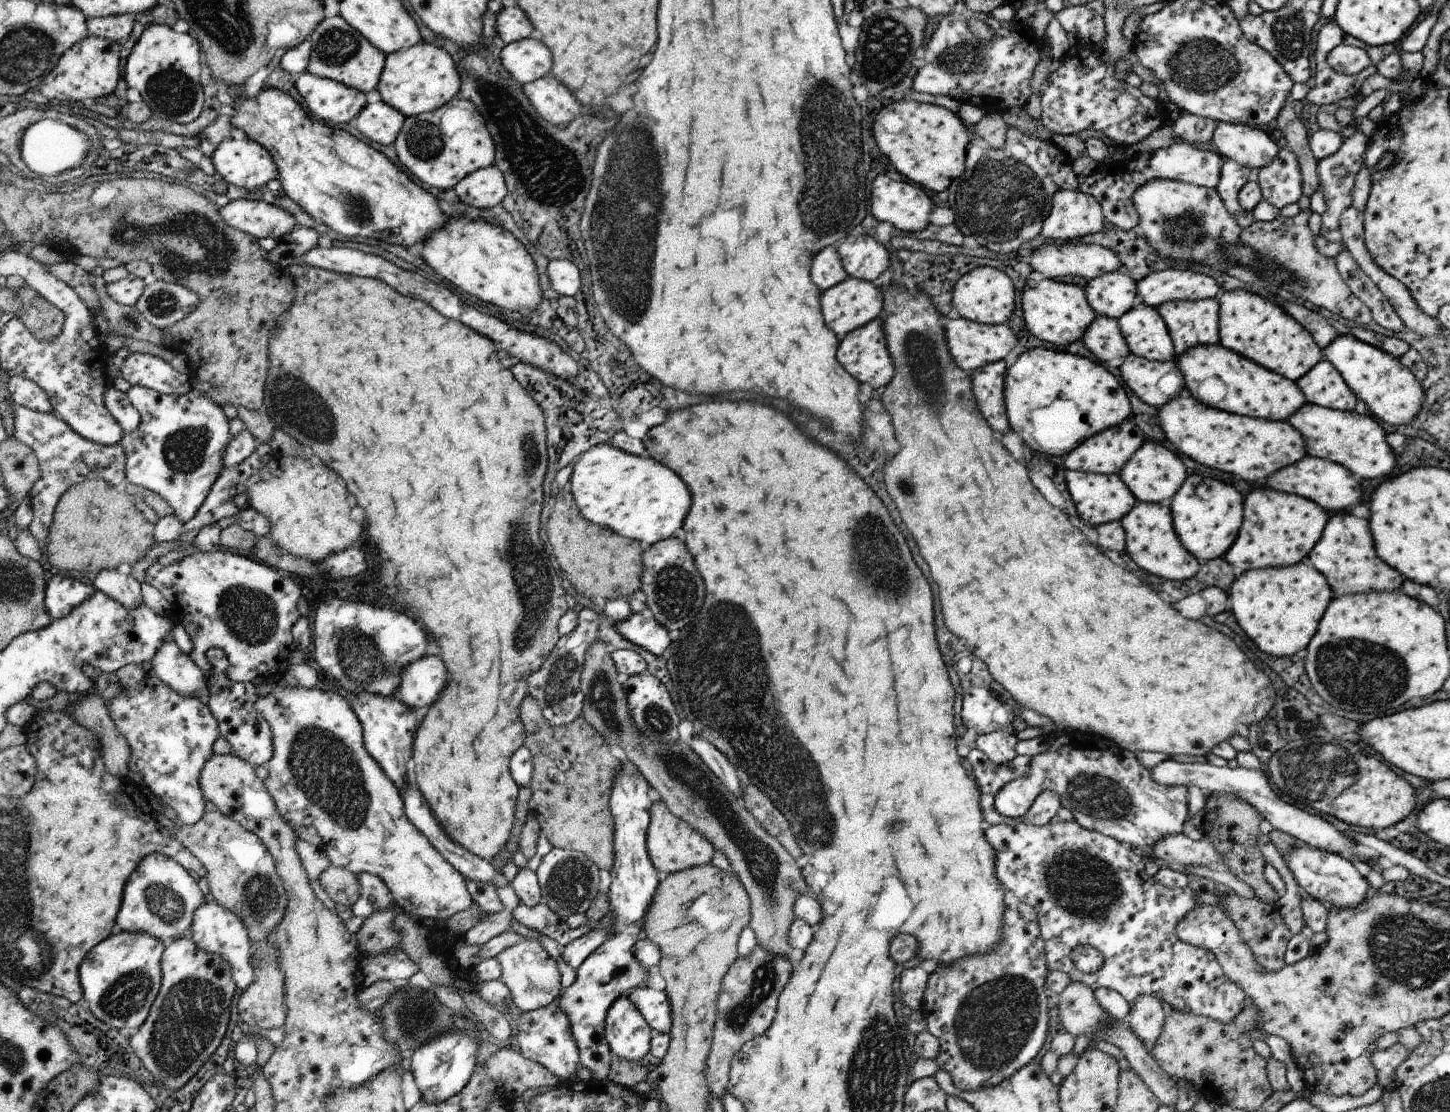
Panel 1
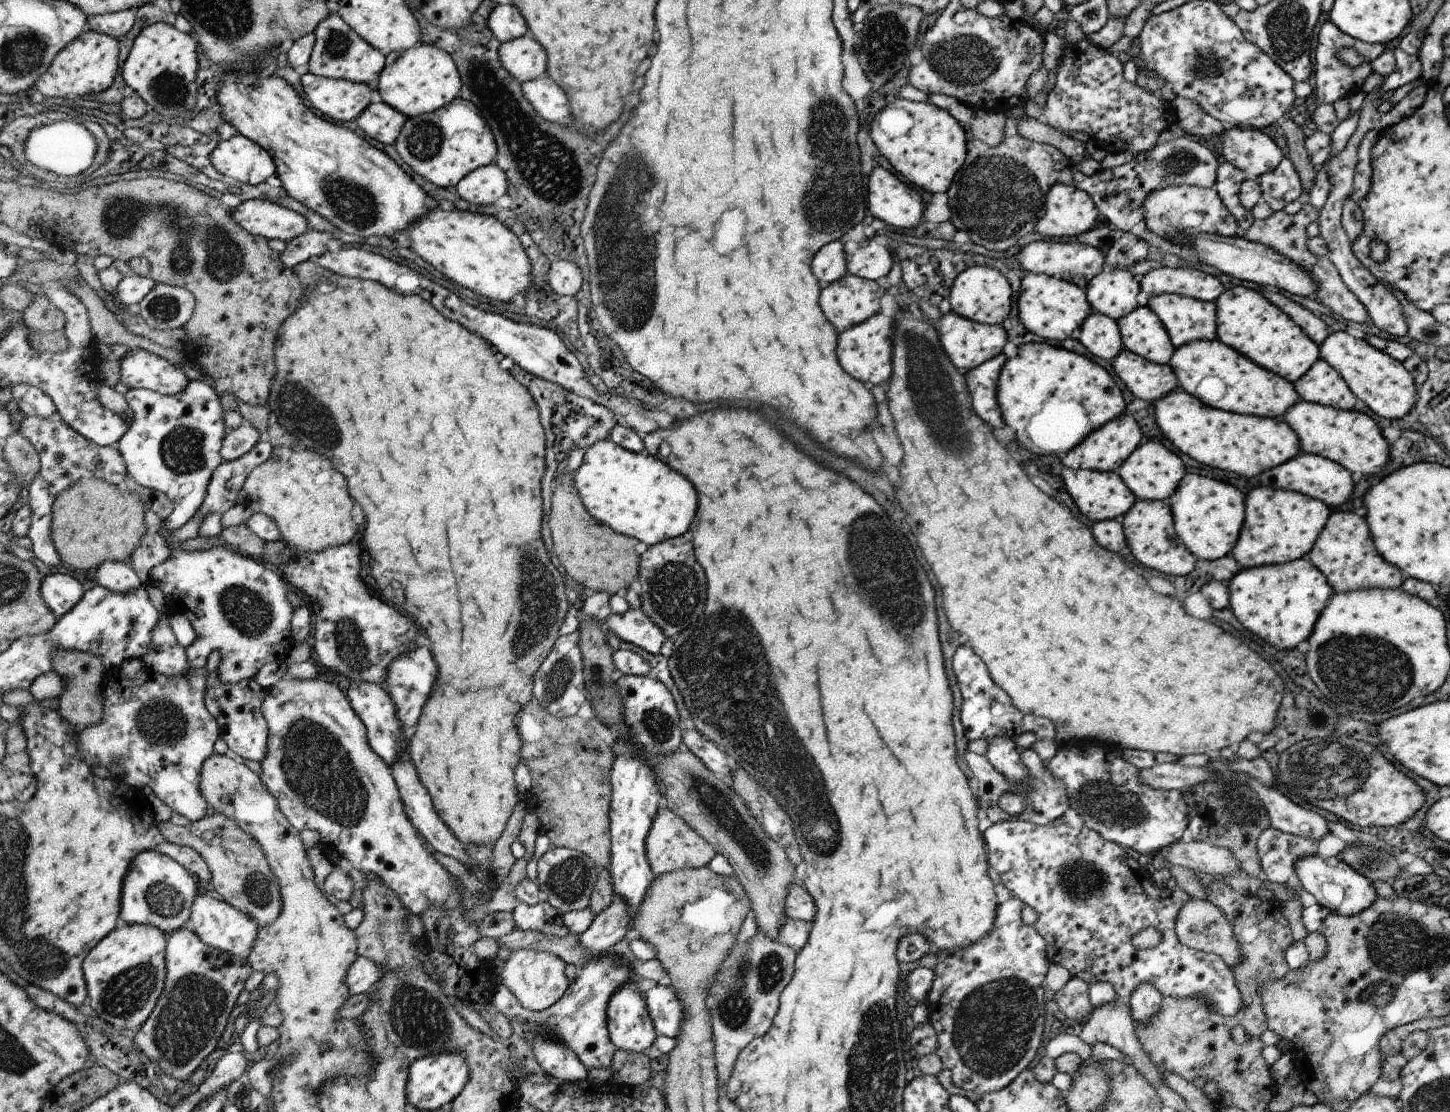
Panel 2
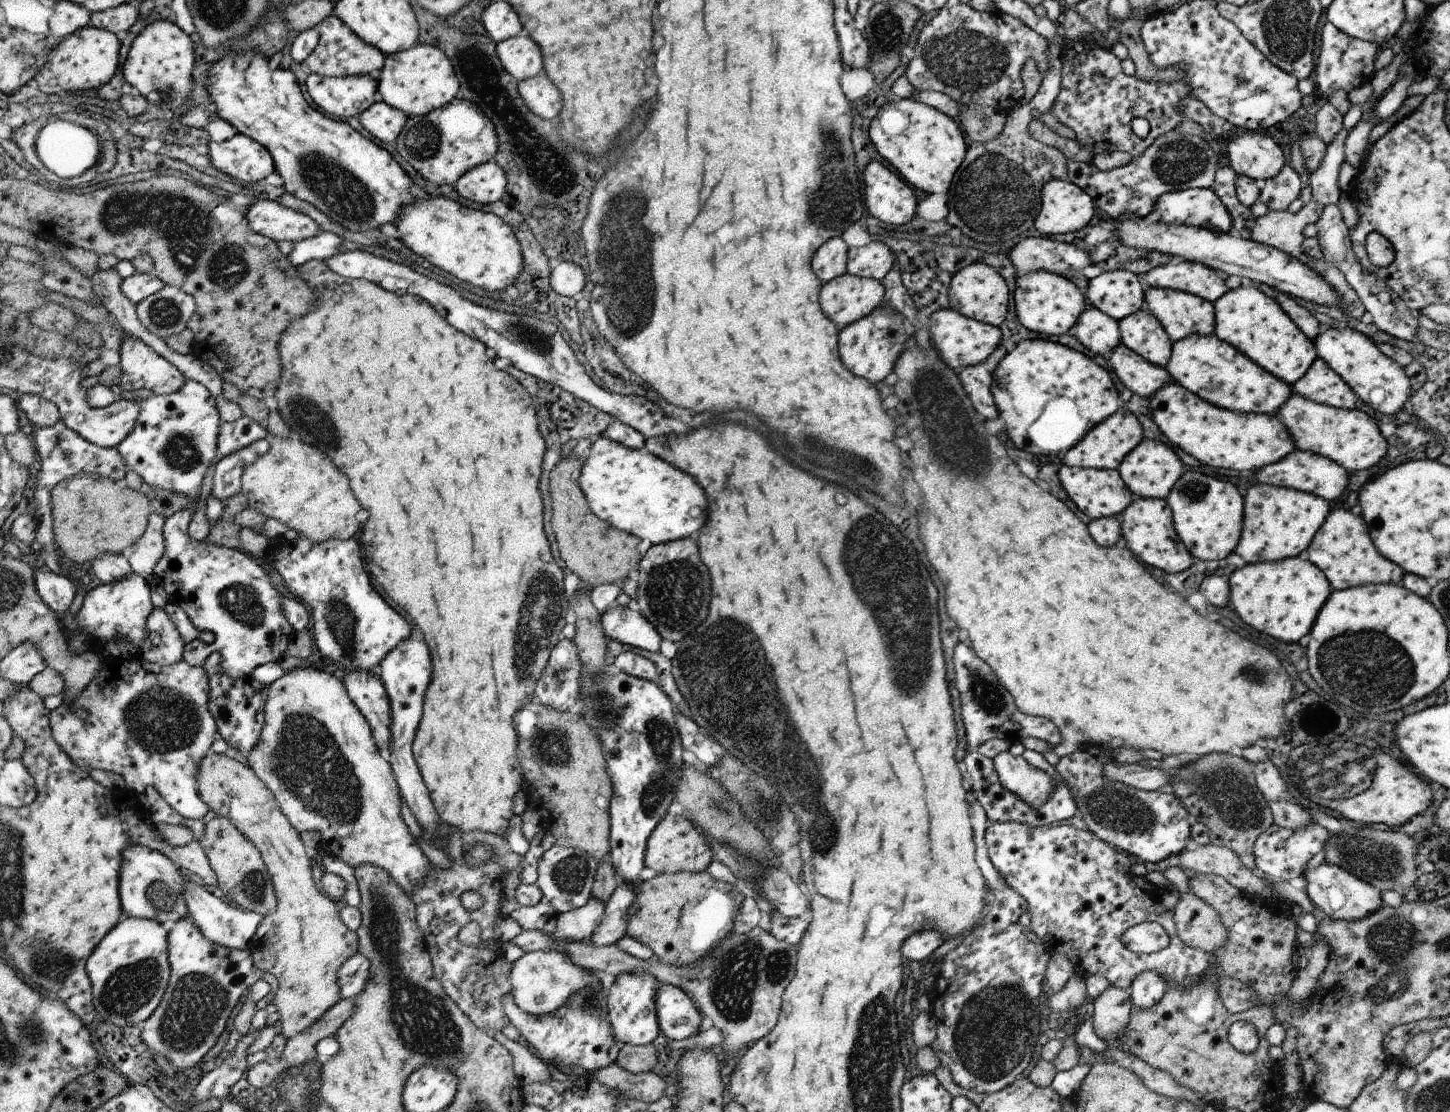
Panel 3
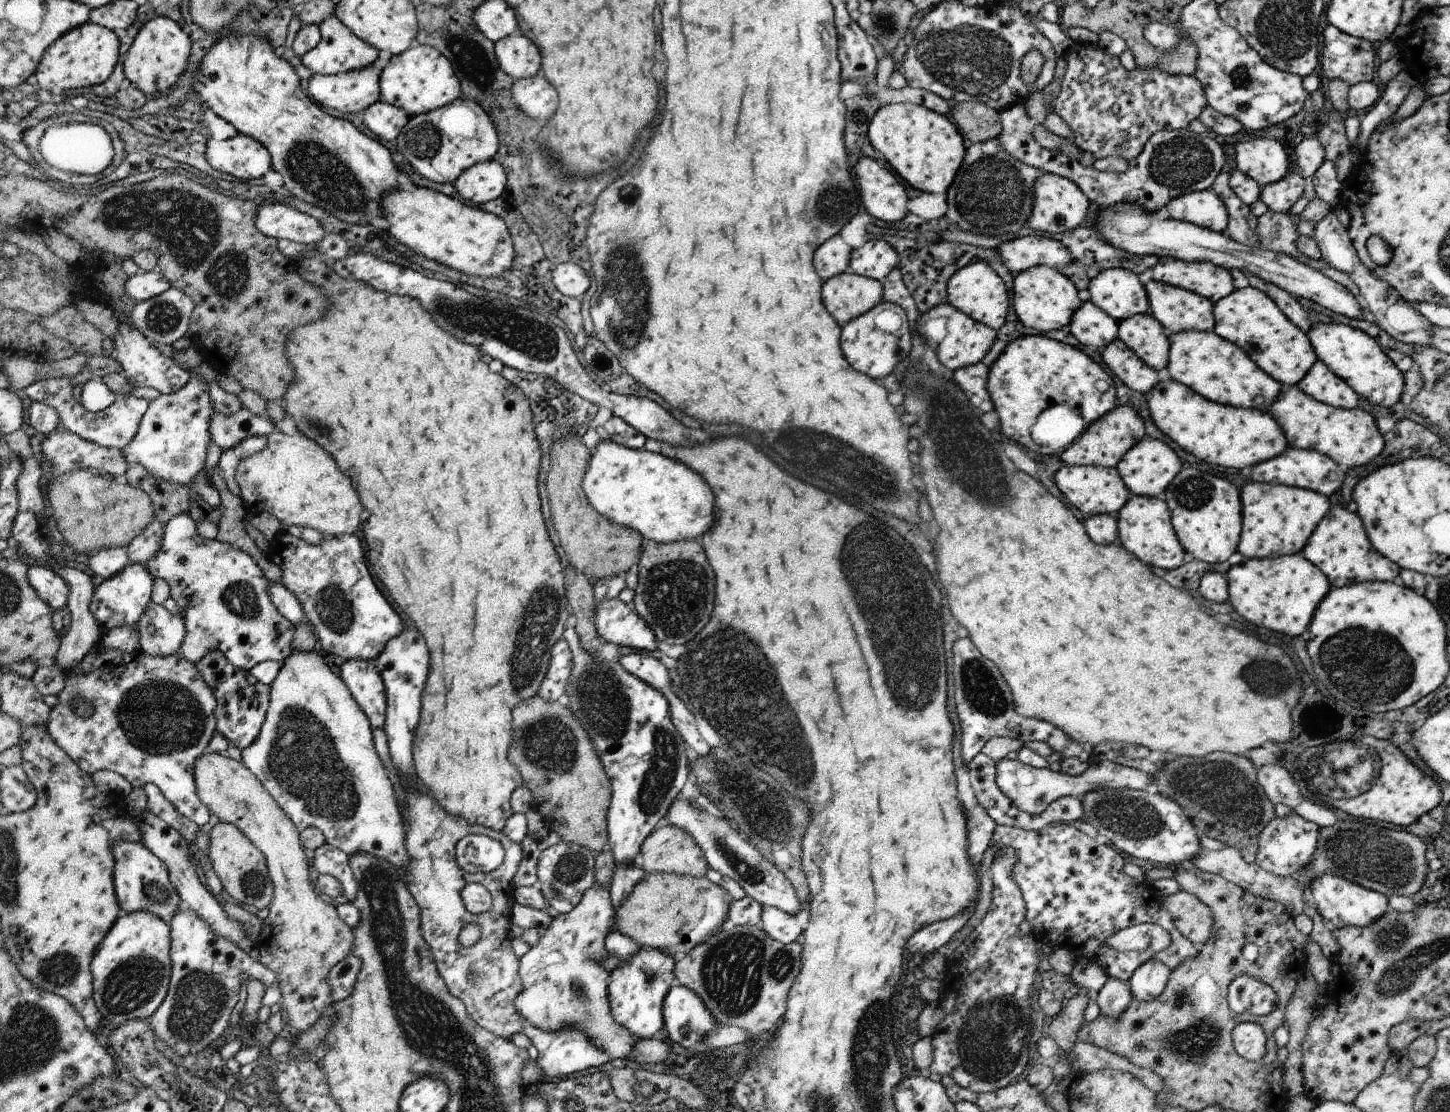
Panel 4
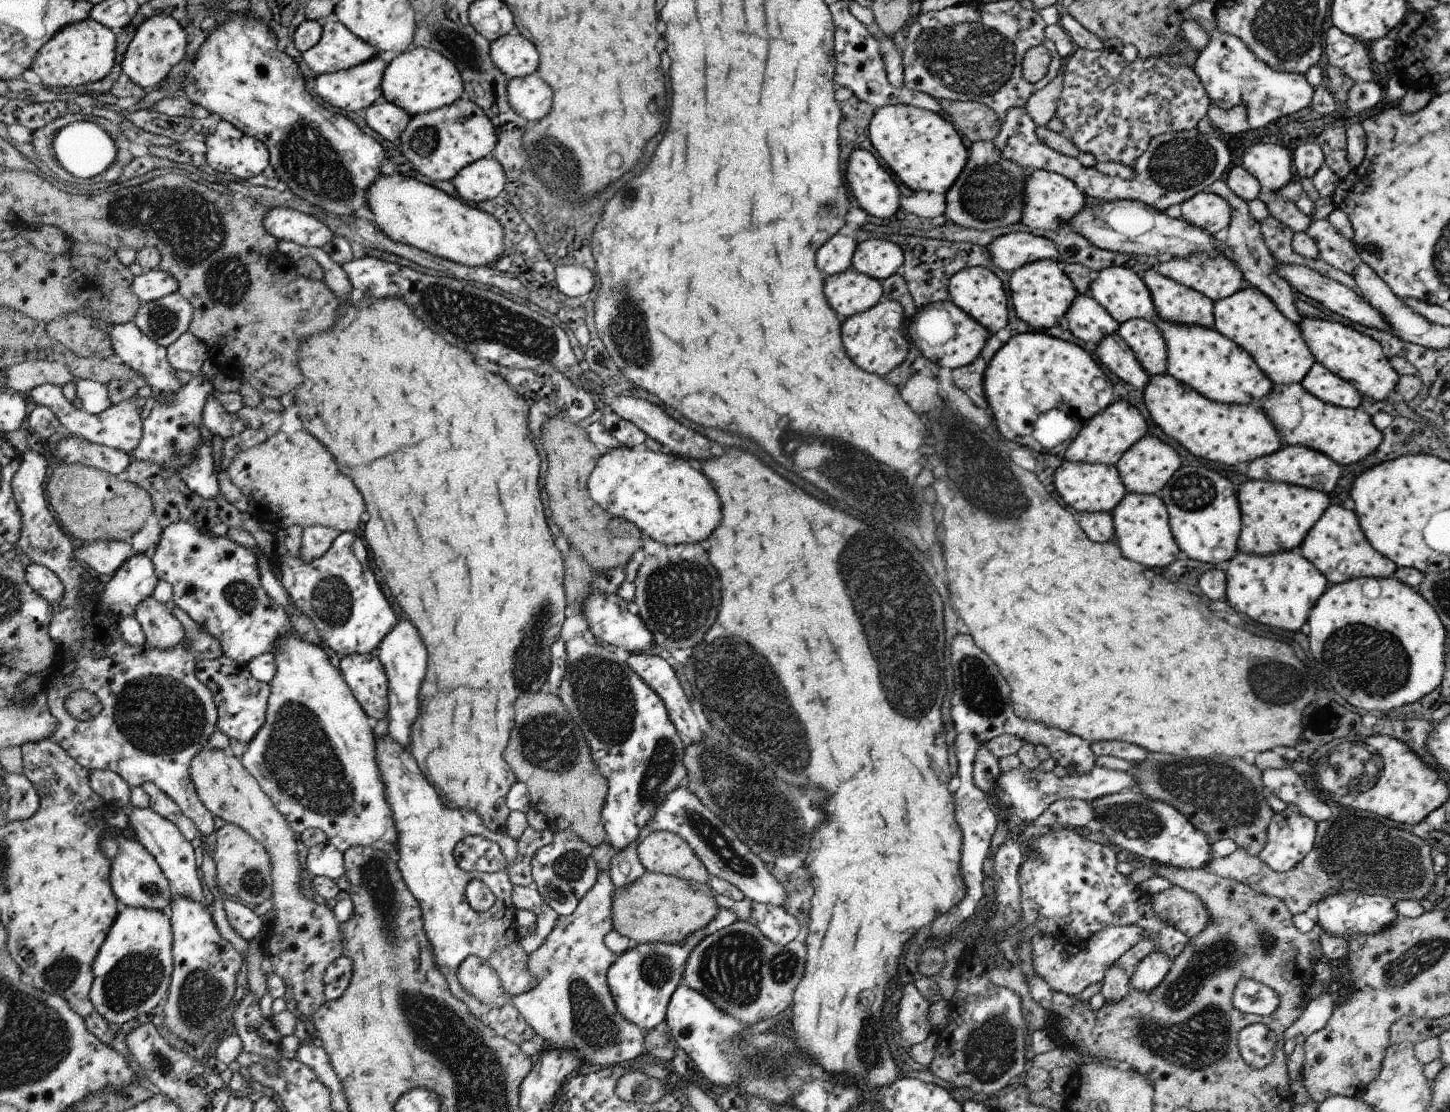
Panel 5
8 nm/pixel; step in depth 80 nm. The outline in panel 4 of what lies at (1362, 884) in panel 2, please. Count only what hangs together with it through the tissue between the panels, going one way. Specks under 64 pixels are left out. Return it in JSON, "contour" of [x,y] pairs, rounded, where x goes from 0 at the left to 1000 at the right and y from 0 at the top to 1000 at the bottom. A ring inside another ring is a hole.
{"contour":[[[914,785],[910,790],[906,790],[903,795],[903,799],[903,806],[907,808],[907,812],[909,814],[908,815],[908,820],[912,826],[919,829],[921,835],[929,833],[943,834],[959,818],[957,806],[941,799],[918,785]]]}

